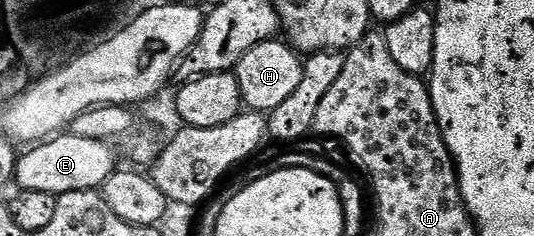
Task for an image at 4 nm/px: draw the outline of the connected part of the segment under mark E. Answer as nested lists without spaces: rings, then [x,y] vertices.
[[[63,132],[41,144],[35,145],[18,159],[16,182],[22,190],[67,194],[81,190],[98,190],[106,177],[116,169],[114,154],[109,145],[98,140],[88,140],[69,132]]]

